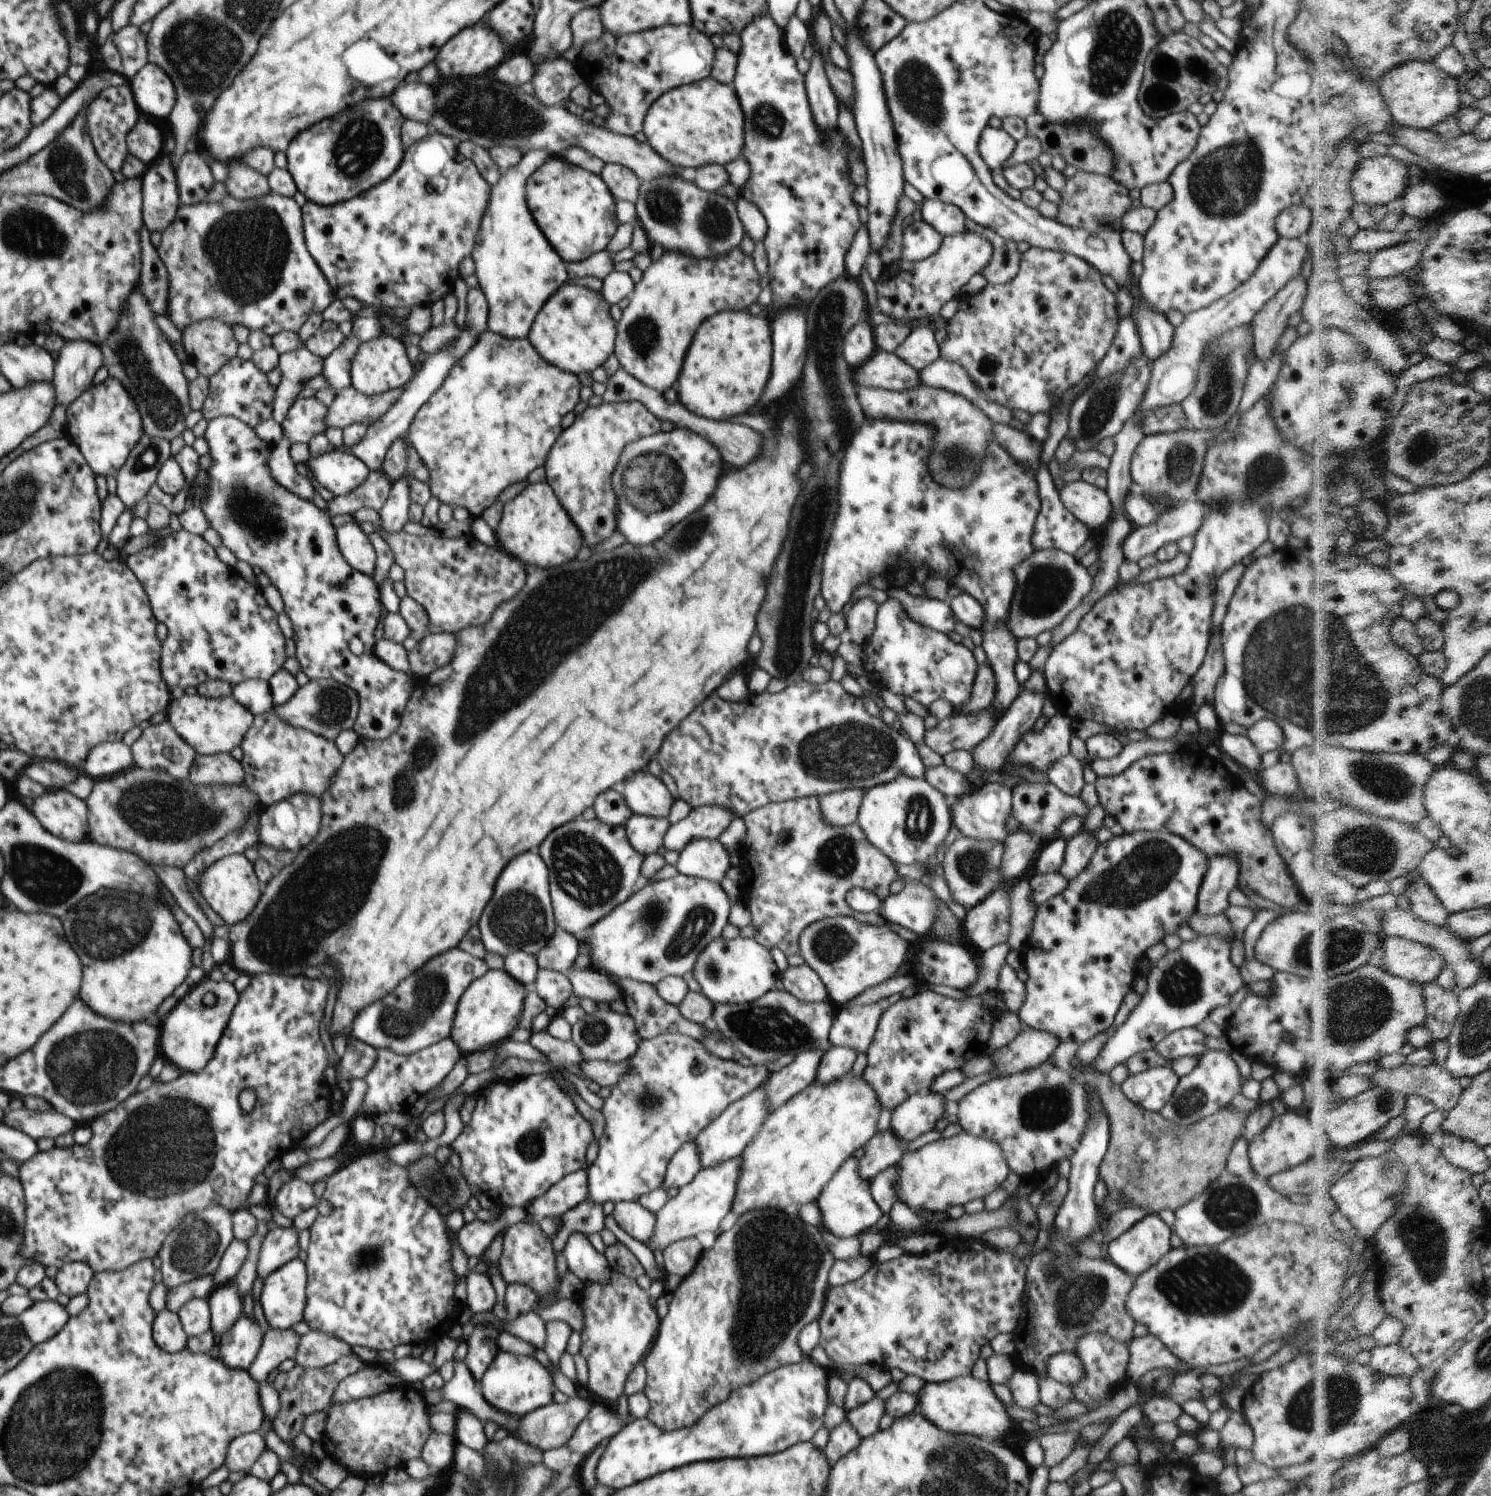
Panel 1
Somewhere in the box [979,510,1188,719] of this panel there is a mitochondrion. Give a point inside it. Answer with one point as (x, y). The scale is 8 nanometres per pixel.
(1045, 587)

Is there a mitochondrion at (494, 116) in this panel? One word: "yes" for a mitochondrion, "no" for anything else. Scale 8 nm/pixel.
yes

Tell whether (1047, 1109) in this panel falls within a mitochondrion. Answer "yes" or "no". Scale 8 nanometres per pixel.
yes

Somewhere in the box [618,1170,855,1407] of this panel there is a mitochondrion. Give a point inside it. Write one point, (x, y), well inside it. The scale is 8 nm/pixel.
(752, 1341)

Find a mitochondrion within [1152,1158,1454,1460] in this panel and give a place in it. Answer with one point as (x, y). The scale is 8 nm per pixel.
(1200, 1284)

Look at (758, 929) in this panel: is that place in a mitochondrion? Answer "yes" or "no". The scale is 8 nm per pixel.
no

